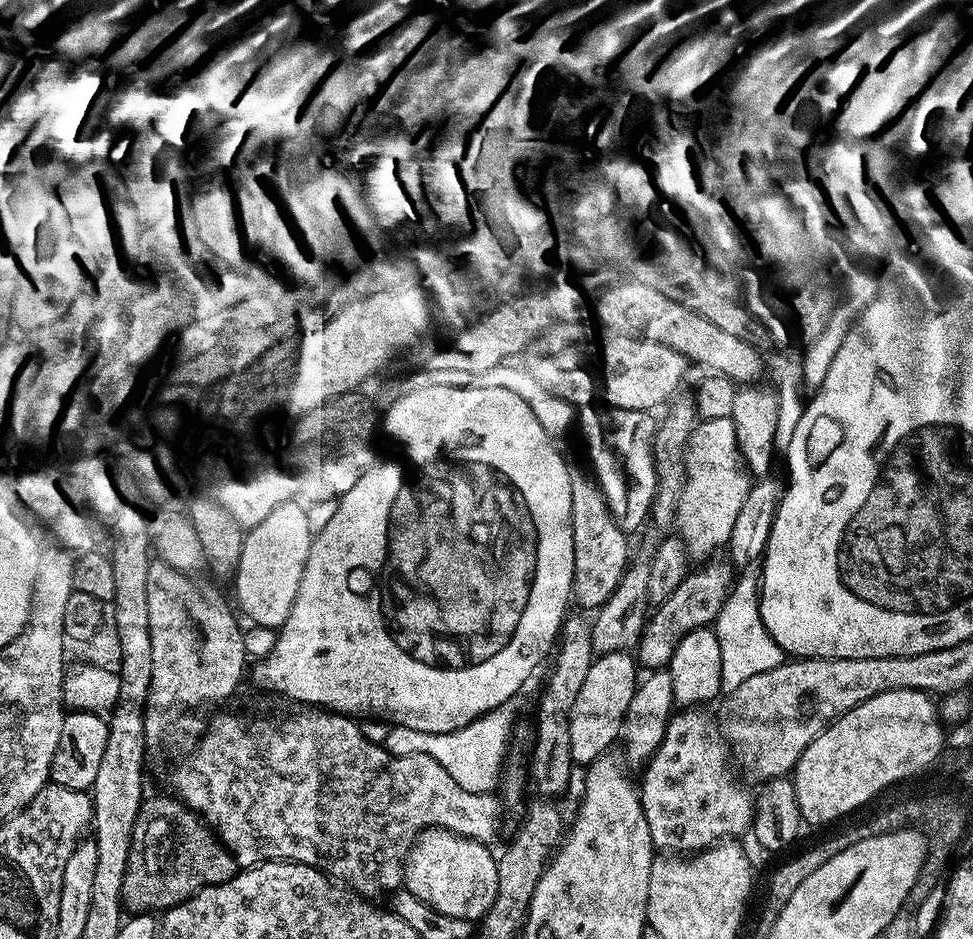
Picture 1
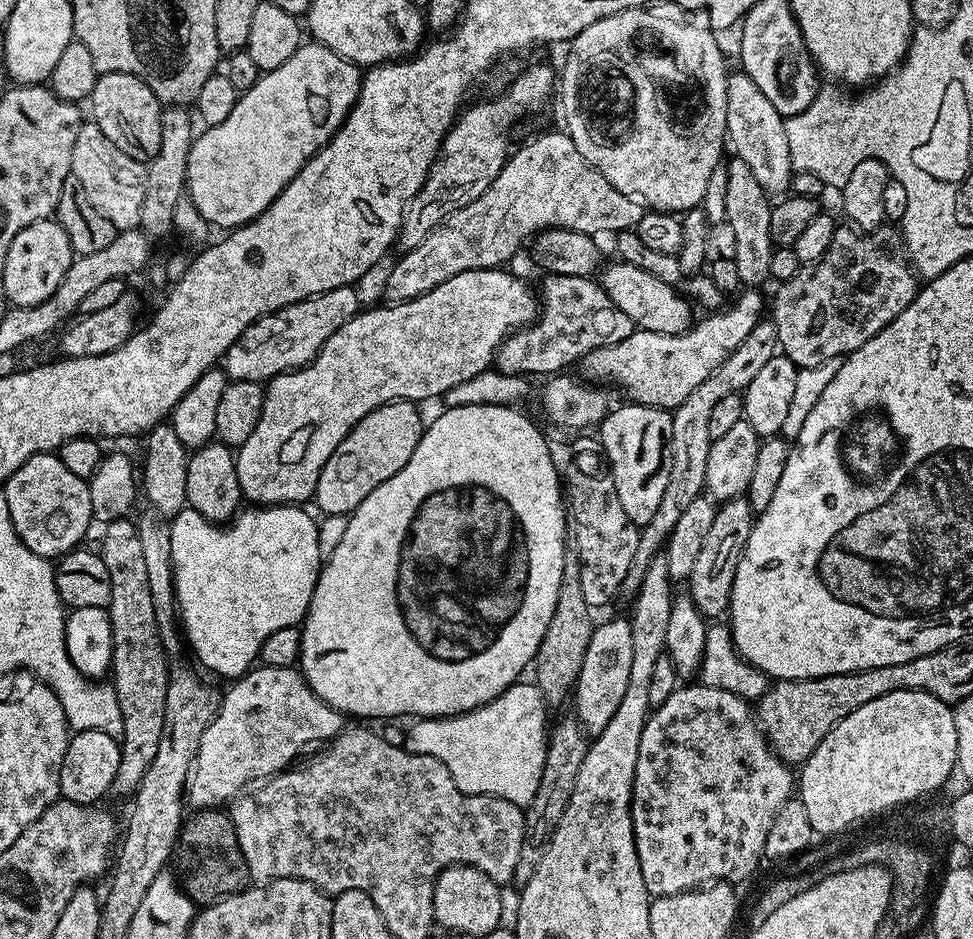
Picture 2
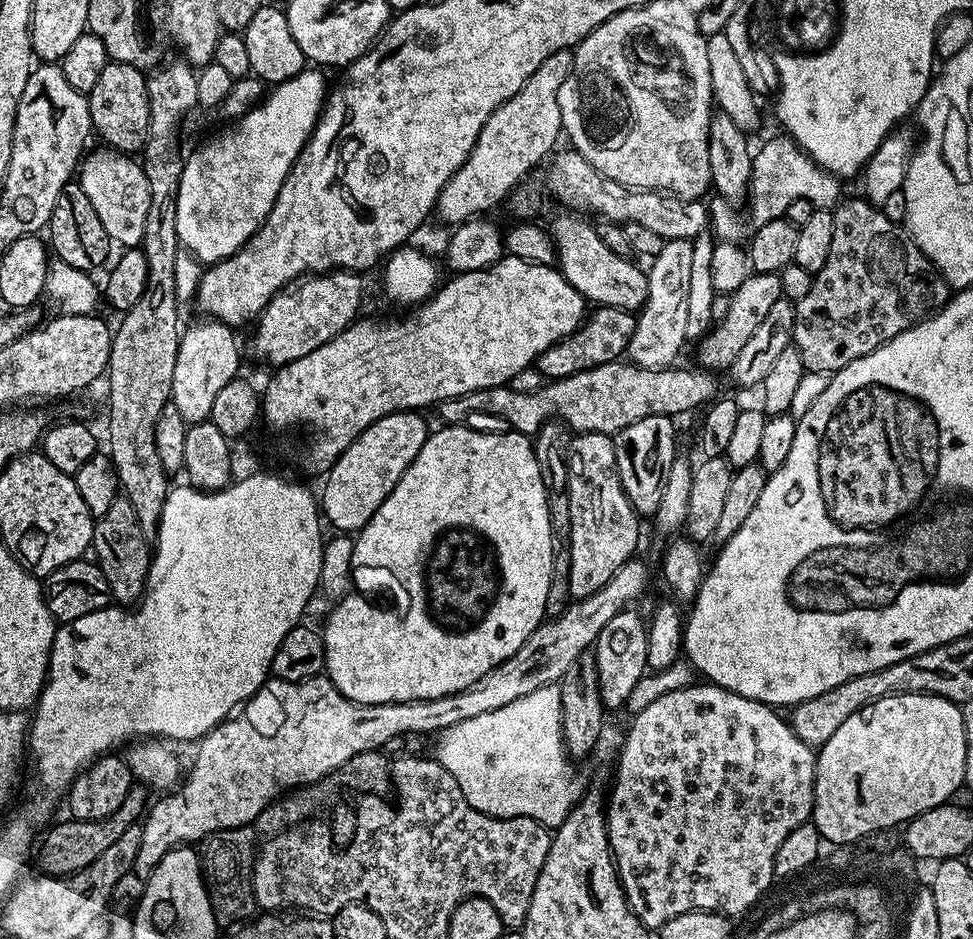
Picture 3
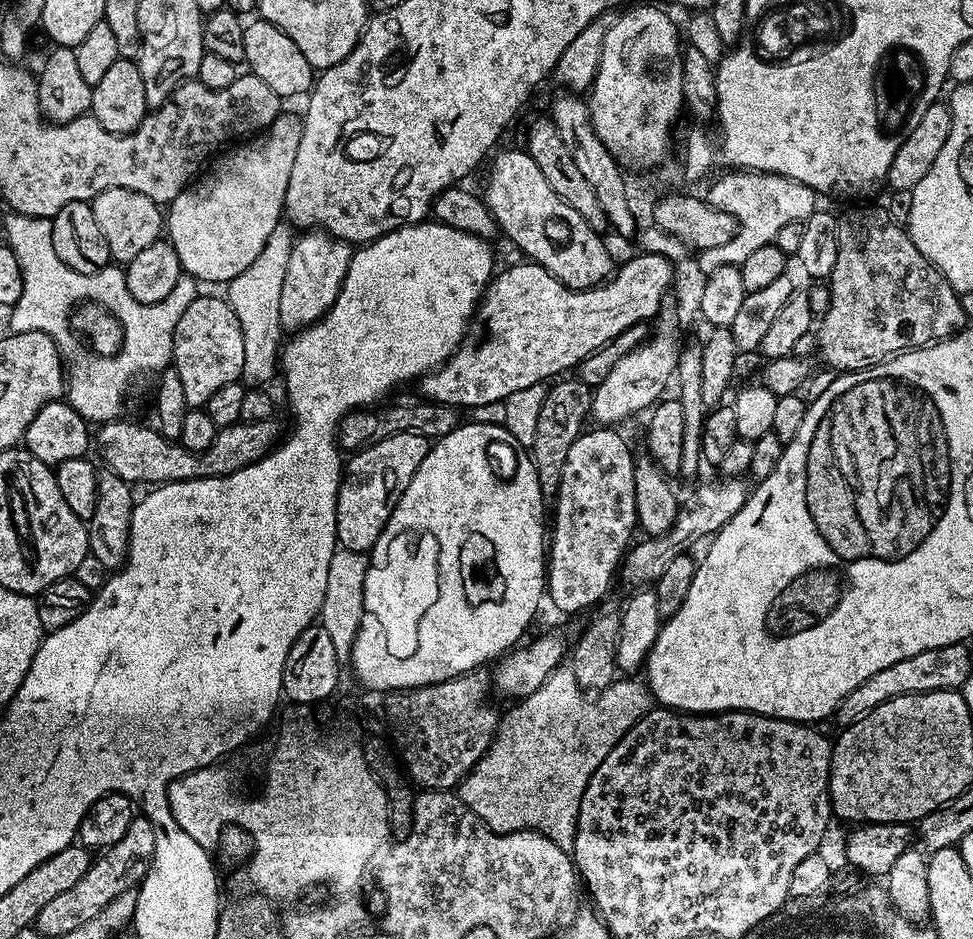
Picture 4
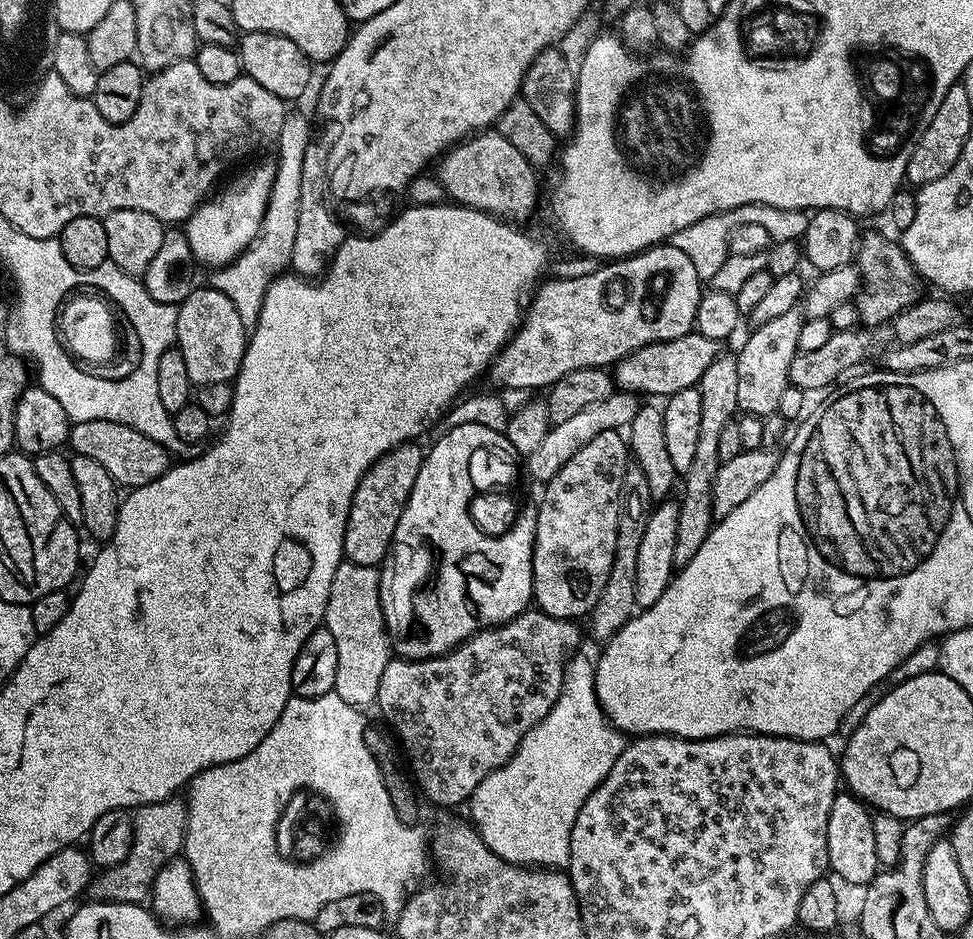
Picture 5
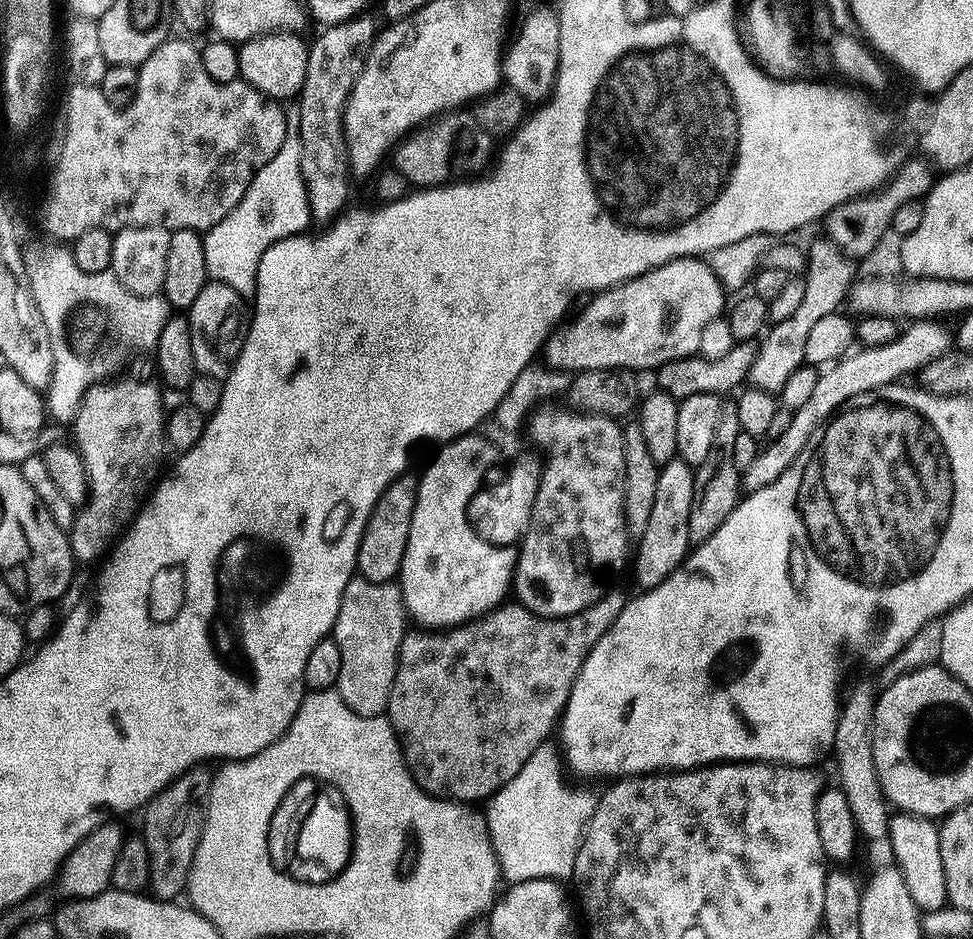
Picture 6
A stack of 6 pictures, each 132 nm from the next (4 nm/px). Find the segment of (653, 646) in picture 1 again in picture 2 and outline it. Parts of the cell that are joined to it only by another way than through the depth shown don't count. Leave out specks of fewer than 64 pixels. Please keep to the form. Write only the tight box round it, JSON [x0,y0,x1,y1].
[686,496,754,618]

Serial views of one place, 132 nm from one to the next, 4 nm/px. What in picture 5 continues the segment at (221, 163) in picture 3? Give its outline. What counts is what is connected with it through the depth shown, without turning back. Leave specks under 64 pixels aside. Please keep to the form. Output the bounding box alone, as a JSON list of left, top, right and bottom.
[186,158,276,270]

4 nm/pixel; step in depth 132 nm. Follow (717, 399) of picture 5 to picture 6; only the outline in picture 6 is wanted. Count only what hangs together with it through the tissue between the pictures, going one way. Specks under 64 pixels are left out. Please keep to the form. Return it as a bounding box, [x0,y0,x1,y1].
[689,403,742,546]

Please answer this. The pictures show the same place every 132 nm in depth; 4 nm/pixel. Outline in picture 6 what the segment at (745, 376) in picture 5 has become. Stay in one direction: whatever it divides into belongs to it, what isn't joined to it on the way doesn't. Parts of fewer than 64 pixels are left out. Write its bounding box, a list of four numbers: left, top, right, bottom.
[747,238,857,394]

